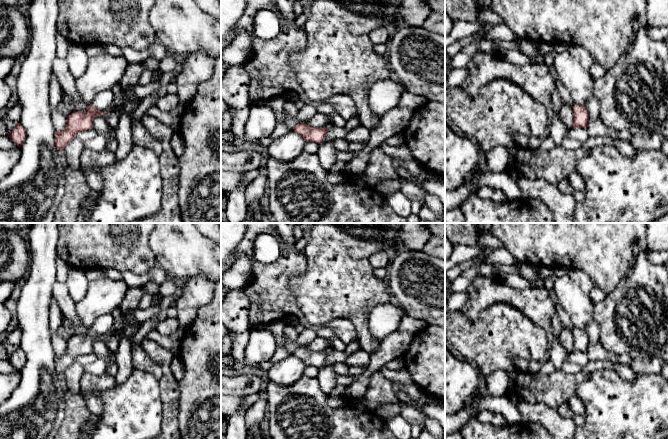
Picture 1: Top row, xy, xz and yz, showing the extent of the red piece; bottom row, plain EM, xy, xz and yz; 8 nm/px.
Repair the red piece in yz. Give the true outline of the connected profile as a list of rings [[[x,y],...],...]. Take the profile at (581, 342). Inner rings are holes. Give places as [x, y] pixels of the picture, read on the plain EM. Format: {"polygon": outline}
{"polygon": [[[575,328],[573,330],[574,343],[572,352],[584,352],[587,353],[589,346],[588,334],[585,330]]]}

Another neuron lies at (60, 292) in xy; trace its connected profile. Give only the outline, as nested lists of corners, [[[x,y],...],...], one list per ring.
[[[55,282],[52,297],[57,301],[63,316],[76,327],[76,335],[84,335],[91,329],[81,324],[76,313],[76,302],[71,298],[65,283]]]

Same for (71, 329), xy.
[[[64,316],[62,317],[61,325],[66,329],[71,337],[76,335],[76,327],[72,325]]]

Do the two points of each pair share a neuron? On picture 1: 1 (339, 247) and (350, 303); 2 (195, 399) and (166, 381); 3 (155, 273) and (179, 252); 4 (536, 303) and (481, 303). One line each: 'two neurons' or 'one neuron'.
1: one neuron
2: two neurons
3: two neurons
4: one neuron

